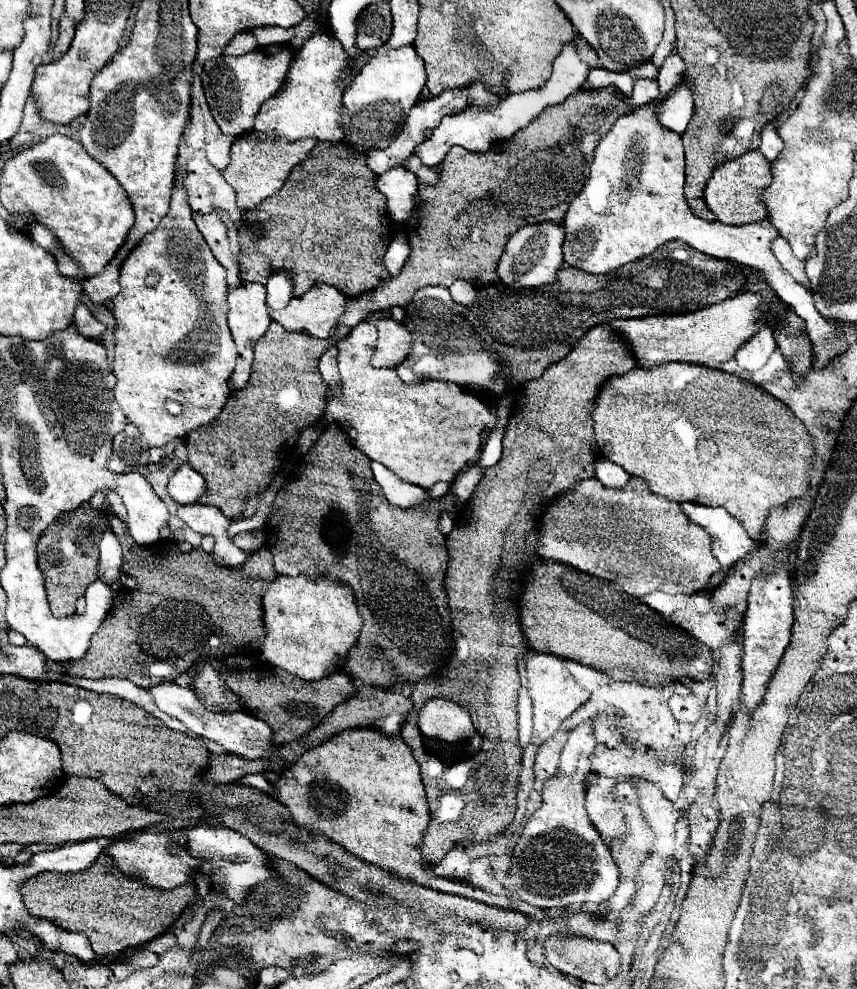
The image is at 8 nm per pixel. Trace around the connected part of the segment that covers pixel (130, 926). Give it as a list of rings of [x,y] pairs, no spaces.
[[[104,853],[88,871],[40,873],[30,877],[20,891],[30,915],[48,919],[66,931],[86,935],[98,959],[160,937],[174,925],[184,909],[190,909],[200,899],[194,881],[172,891],[158,891],[156,887],[140,883],[140,879],[130,879],[116,871],[116,865],[108,861]]]

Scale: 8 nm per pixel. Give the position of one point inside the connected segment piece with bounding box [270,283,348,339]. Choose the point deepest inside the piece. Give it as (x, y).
(319, 313)

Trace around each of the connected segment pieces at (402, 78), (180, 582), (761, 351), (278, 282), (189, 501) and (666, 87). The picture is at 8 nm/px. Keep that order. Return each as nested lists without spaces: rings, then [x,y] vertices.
[[[382,45],[370,51],[370,57],[342,93],[344,109],[340,115],[340,125],[344,127],[344,141],[356,153],[368,153],[370,149],[388,147],[390,139],[394,139],[402,131],[404,119],[408,111],[418,103],[424,85],[424,61],[418,57],[412,45],[400,49]]]
[[[110,515],[108,523],[124,549],[122,571],[136,577],[136,587],[118,591],[122,605],[114,607],[92,635],[92,651],[80,661],[70,661],[68,675],[122,677],[150,689],[156,683],[174,681],[204,657],[224,661],[230,655],[260,655],[264,639],[262,593],[268,579],[276,575],[270,549],[256,551],[240,567],[216,567],[212,555],[202,549],[186,555],[176,555],[170,543],[138,549],[116,515]]]
[[[764,327],[764,331],[760,331],[760,335],[752,339],[752,343],[744,343],[744,347],[740,347],[736,355],[736,363],[744,375],[758,371],[760,367],[766,365],[770,353],[776,349],[776,341],[772,333],[774,331],[770,327]]]
[[[278,271],[270,275],[266,283],[266,305],[272,309],[284,309],[290,299],[294,297],[294,281],[292,281],[292,271]]]
[[[182,465],[170,479],[168,493],[180,505],[194,505],[206,493],[206,481],[190,465]]]
[[[670,55],[658,73],[658,89],[660,89],[662,99],[670,93],[670,89],[676,83],[682,81],[682,73],[684,73],[684,61],[680,61],[678,55]]]

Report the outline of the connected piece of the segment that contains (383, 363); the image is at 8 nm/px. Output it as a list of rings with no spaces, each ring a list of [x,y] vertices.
[[[372,313],[368,321],[374,323],[378,329],[378,345],[372,363],[376,367],[392,367],[392,363],[394,367],[398,367],[410,355],[410,331],[404,327],[404,323],[386,319],[380,313]]]

